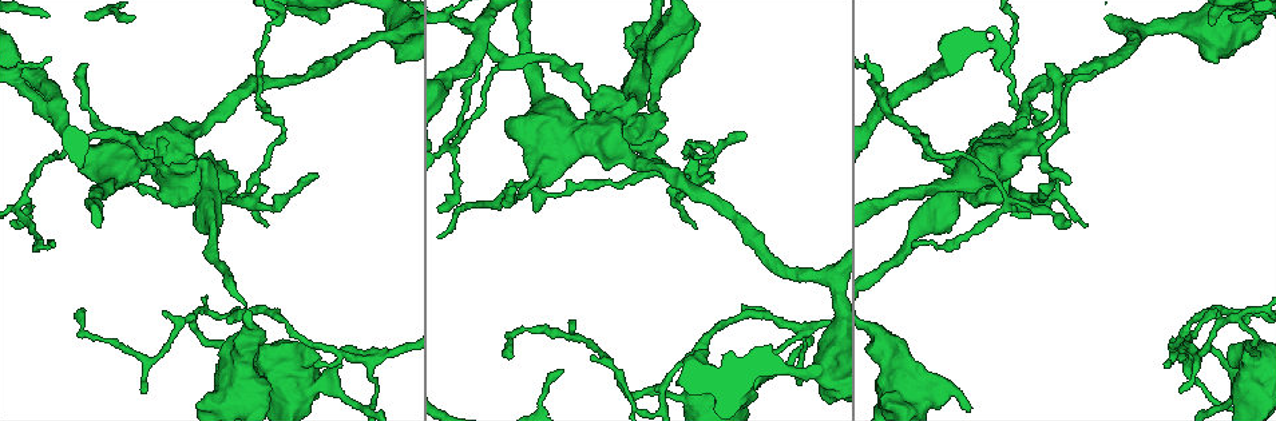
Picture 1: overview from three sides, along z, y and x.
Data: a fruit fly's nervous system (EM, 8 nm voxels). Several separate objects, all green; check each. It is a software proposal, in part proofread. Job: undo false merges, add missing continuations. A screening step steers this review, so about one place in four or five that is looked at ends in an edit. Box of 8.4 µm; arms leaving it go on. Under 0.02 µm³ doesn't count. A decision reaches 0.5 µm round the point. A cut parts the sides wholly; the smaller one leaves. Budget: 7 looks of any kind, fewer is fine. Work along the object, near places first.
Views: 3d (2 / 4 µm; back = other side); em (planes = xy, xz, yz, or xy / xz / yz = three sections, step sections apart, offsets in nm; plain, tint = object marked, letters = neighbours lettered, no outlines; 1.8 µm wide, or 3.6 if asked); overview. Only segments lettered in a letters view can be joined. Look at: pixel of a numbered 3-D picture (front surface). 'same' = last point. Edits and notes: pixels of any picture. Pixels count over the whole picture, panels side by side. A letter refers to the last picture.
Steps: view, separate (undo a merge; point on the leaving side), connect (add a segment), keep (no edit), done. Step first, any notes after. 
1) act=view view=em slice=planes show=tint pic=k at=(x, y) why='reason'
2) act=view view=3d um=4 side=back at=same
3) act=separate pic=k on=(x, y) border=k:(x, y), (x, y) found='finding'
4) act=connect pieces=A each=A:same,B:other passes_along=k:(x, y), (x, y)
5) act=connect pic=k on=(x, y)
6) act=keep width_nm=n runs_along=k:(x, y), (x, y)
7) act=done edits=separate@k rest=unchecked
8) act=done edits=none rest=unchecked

act=view view=3d um=4 side=back pic=1 at=(372, 354) why='abrupt turn'

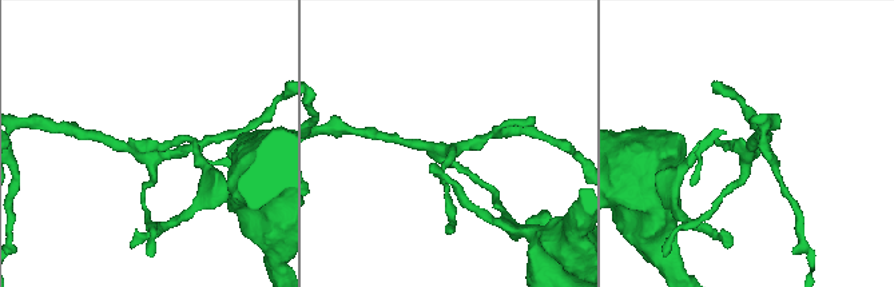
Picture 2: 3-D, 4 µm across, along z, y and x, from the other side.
act=view view=em slice=xz step=16 show=letters pic=2 at=(736, 150) arms=3

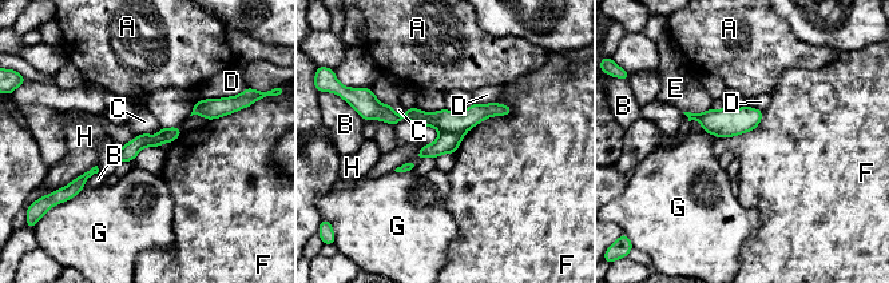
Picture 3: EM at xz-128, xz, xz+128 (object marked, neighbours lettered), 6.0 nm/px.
act=separate pic=3 on=(444, 120) each=A:other,B:other,C:other,D:other,E:other,F:other,G:other,H:other part_leaving=3:(507, 110), (467, 119), (370, 115) found='two neurons meet here'

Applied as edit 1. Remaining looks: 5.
act=view view=overview

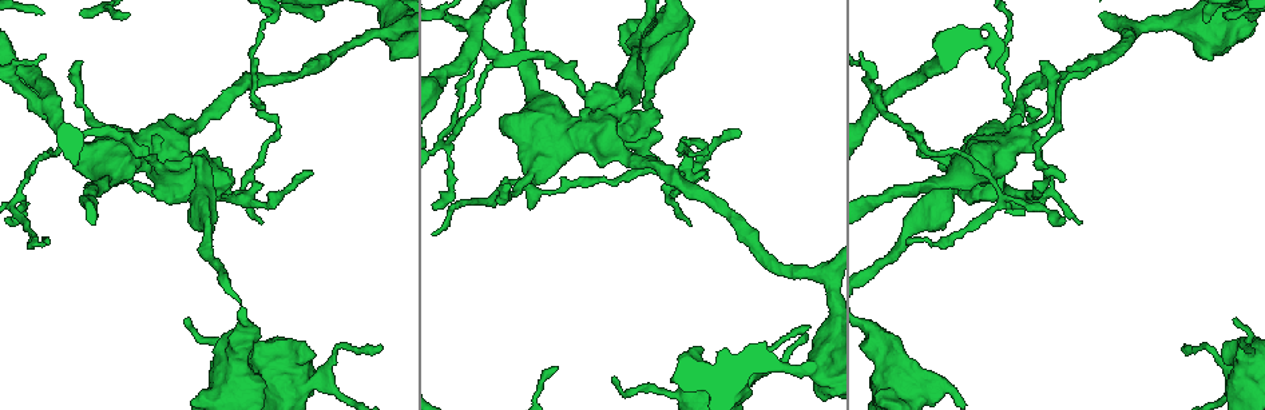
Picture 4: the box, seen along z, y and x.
act=view view=3d um=4 pic=4 at=(276, 136)

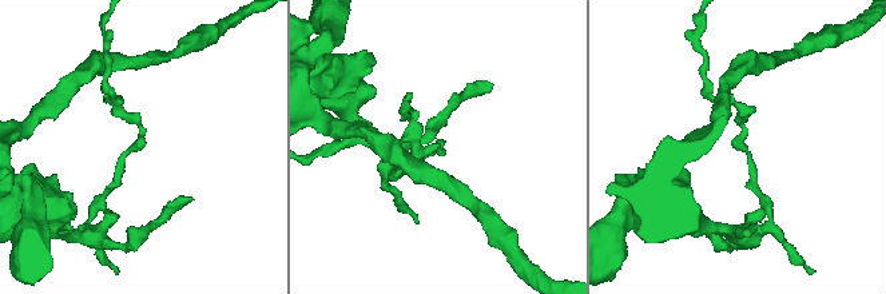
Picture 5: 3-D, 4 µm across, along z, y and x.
act=view view=em um=3.6 slice=planes show=tint pic=5 at=(138, 143) why='now the EM'

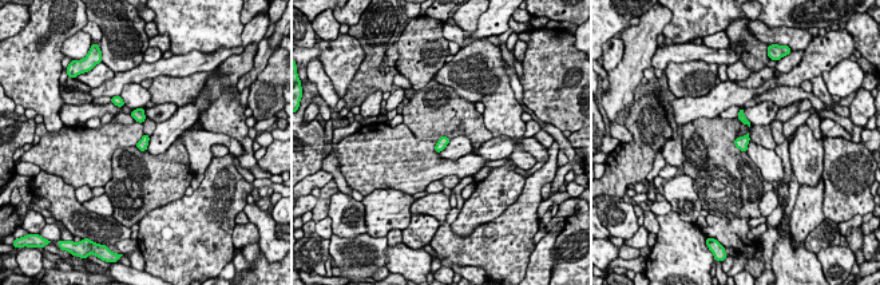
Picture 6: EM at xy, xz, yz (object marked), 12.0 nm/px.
act=view view=em um=3.6 slice=planes show=letters at=same

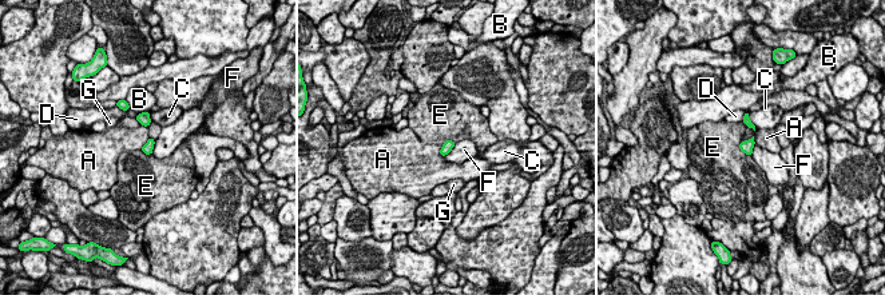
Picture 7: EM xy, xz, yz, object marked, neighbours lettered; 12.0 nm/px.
act=keep longest_contact=E:240nm each=A:other,B:other,C:other,D:other,E:other,F:other,G:other border=7:(742, 142), (751, 138), (755, 143) found='all the same neuron'

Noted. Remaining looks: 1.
act=done edits=separate@3 rest=unchecked

